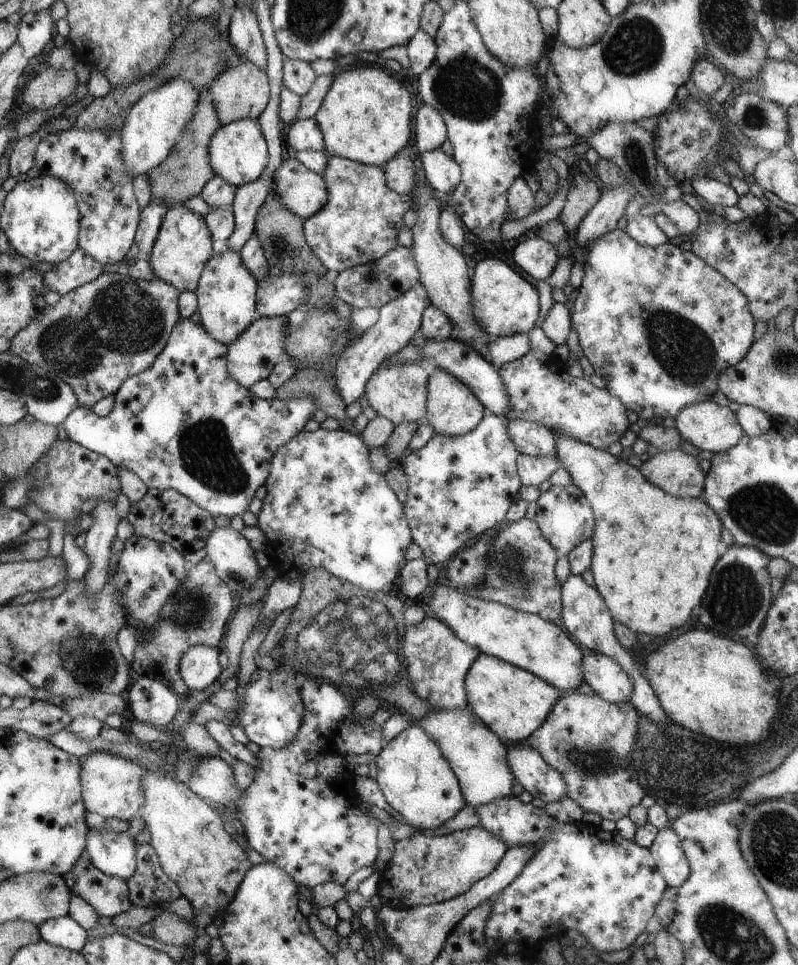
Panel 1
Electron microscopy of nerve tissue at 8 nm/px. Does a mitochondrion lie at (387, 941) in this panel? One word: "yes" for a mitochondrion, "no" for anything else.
no

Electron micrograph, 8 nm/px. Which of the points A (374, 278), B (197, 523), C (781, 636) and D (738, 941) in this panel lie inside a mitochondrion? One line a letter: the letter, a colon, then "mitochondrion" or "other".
A: mitochondrion
B: other
C: other
D: mitochondrion

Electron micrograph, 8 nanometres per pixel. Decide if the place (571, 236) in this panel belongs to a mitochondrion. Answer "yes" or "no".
no

